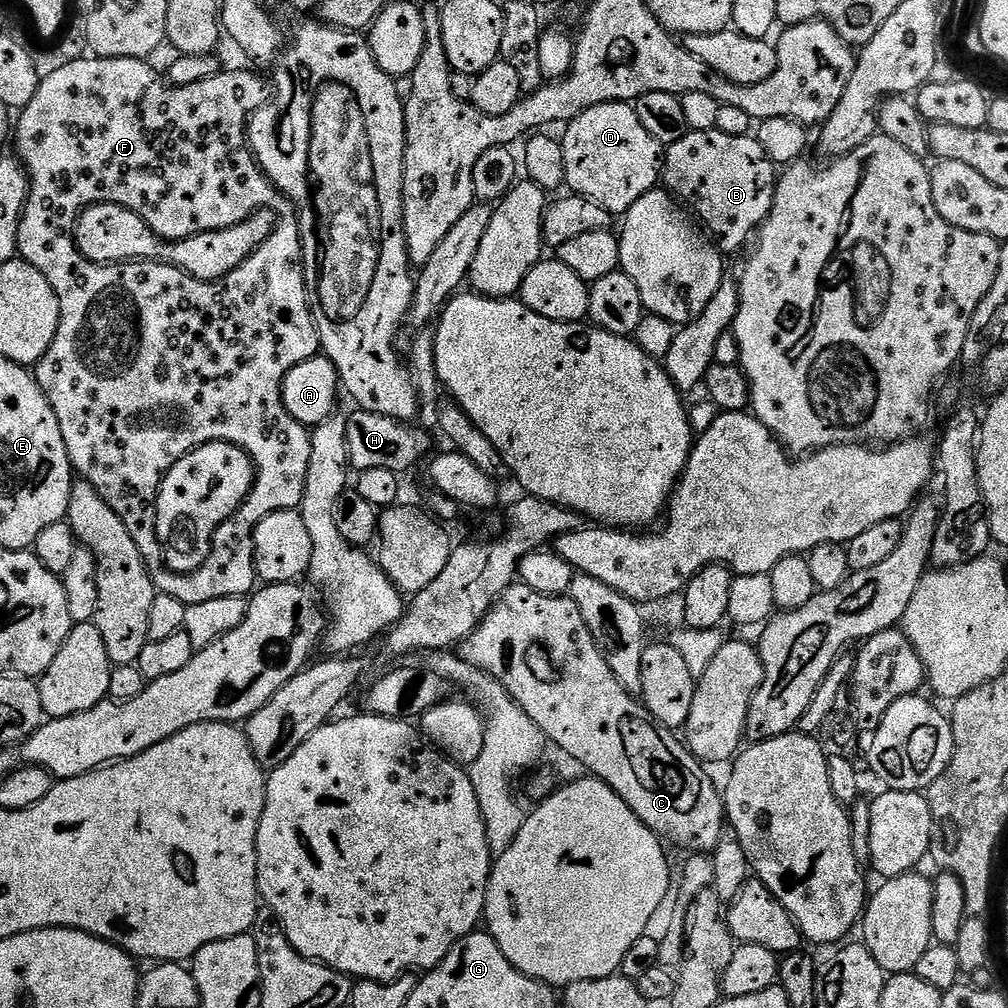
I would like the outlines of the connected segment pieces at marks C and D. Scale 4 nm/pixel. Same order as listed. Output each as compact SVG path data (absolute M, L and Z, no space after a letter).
M514 582L496 599L495 606L486 613L483 622L478 624L476 629L465 637L459 645L458 652L467 663L473 664L476 668L481 668L484 672L489 672L508 691L508 695L514 697L518 704L522 706L522 710L526 710L526 714L536 723L538 730L542 730L545 741L552 743L553 740L570 759L577 760L588 771L585 773L591 774L597 780L606 782L606 786L610 786L614 790L614 794L618 794L618 798L622 798L622 802L626 802L626 806L630 806L630 810L634 810L637 818L651 832L656 833L665 841L673 840L680 848L689 848L687 851L692 854L708 854L718 846L720 835L724 833L726 827L726 813L721 789L718 784L716 788L715 782L708 777L709 769L697 760L681 741L679 744L672 737L675 735L671 731L665 730L657 724L643 703L633 693L626 691L622 682L618 682L618 678L614 678L614 670L610 670L610 666L606 664L606 658L598 650L598 646L582 618L582 610L578 610L578 606L567 595L547 596L546 594L538 594L538 590L530 590L524 584Z
M631 103L599 104L567 125L562 135L564 183L575 195L593 200L613 214L623 214L662 180L662 146L638 122Z

